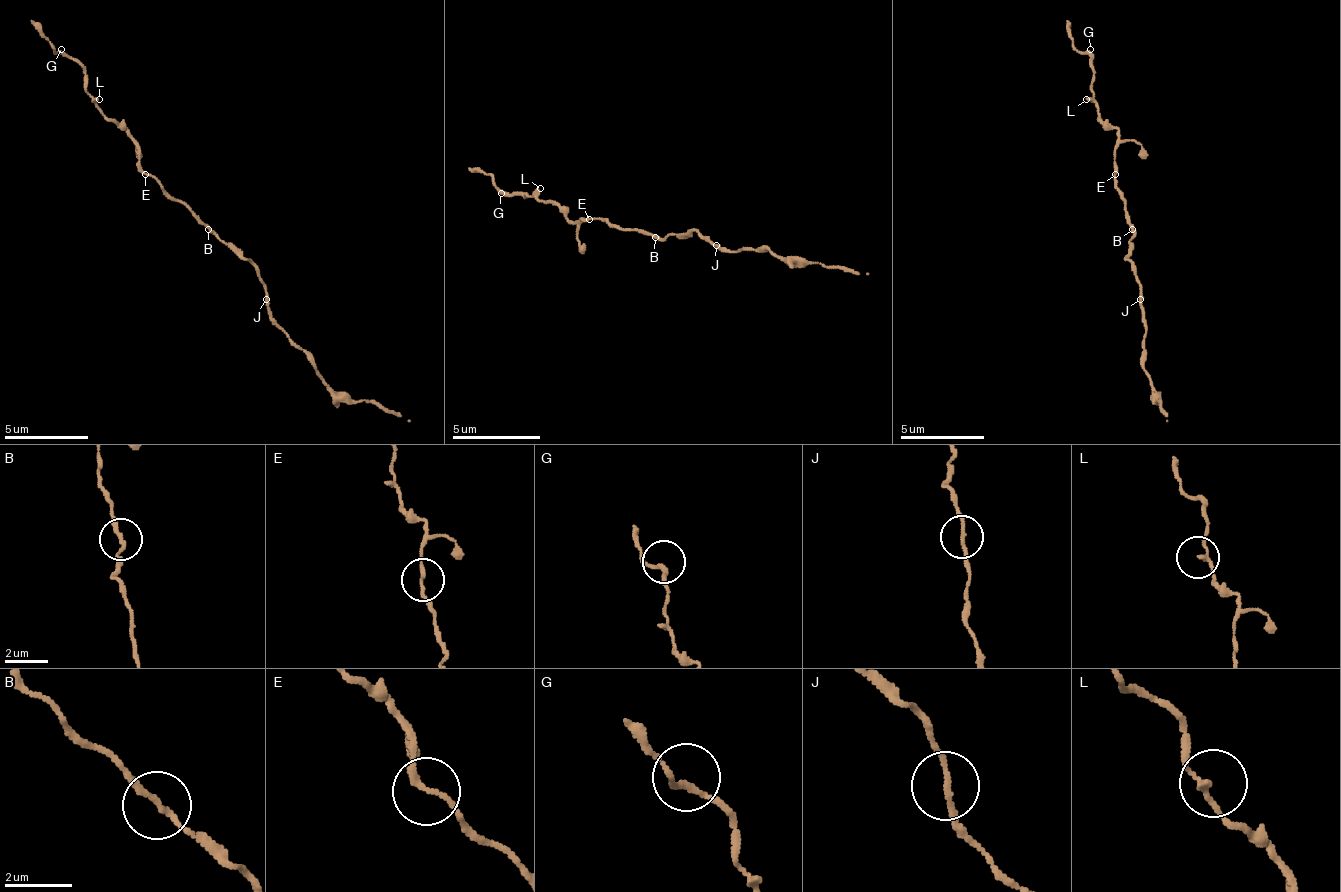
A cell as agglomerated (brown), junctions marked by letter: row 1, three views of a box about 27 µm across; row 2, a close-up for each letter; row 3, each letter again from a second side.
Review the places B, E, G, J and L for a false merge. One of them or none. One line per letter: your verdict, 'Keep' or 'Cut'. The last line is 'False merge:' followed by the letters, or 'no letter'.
B: Keep
E: Keep
G: Keep
J: Keep
L: Keep
False merge: no letter

